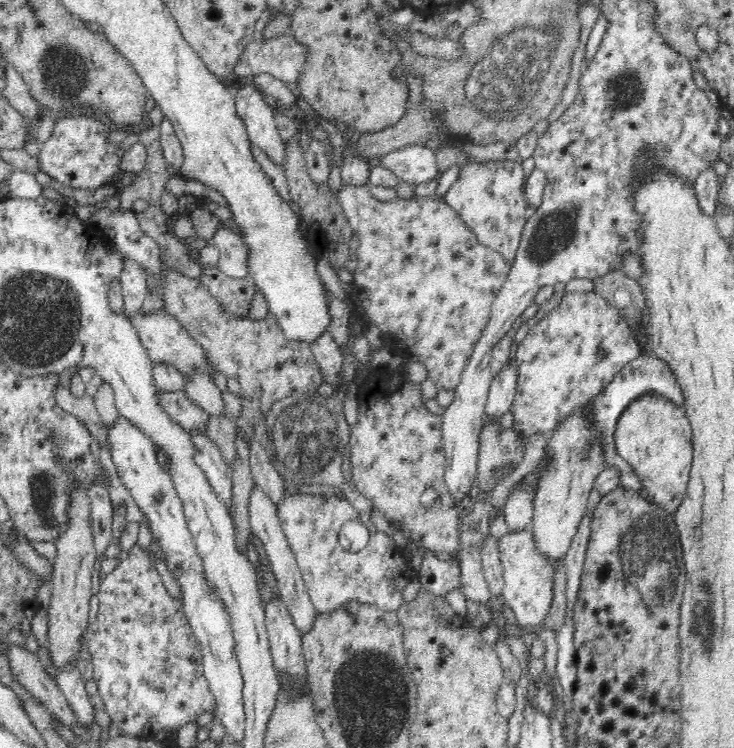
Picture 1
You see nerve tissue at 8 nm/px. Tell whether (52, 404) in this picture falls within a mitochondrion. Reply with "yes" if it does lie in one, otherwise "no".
no

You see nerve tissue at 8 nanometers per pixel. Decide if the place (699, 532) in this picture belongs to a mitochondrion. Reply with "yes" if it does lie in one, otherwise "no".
yes

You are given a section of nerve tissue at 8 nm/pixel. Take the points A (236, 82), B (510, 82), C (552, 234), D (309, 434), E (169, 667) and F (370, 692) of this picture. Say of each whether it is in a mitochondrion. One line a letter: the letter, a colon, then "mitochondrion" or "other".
A: other
B: mitochondrion
C: mitochondrion
D: mitochondrion
E: mitochondrion
F: mitochondrion

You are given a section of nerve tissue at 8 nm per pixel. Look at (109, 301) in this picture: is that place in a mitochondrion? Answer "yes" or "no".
no

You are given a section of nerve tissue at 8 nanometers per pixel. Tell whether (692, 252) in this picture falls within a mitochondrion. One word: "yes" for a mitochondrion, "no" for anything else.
no

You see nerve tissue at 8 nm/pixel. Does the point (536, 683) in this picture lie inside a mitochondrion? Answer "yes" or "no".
no

